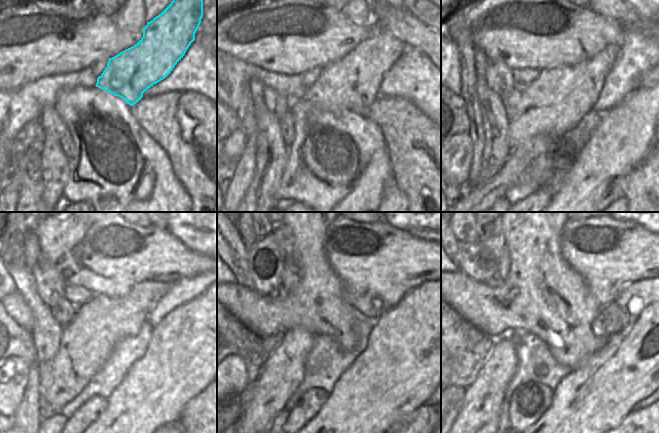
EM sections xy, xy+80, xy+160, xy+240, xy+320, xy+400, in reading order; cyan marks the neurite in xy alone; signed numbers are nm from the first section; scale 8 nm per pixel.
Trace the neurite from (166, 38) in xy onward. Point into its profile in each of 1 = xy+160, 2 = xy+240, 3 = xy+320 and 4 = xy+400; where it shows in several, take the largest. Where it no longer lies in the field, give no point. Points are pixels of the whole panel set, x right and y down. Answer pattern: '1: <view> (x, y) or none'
1: xy+160 (552, 105)
2: xy+240 (88, 340)
3: xy+320 (282, 372)
4: xy+400 (479, 415)

